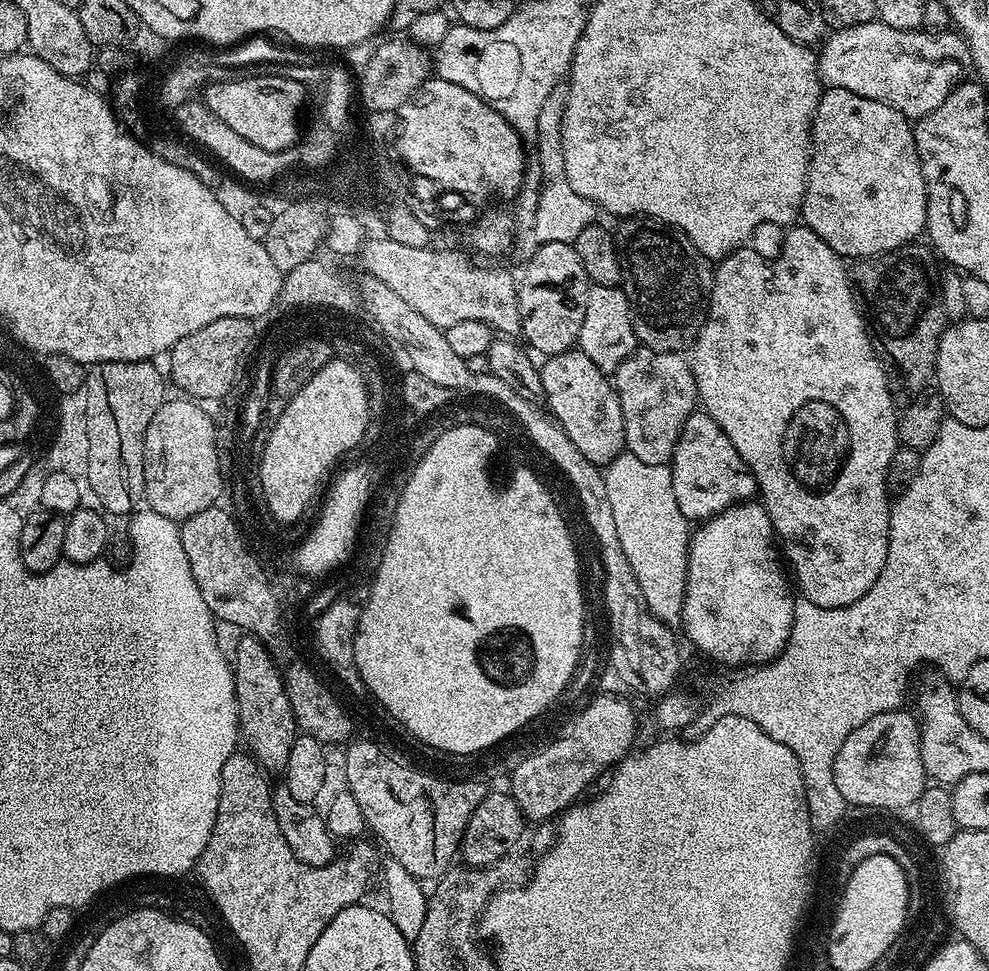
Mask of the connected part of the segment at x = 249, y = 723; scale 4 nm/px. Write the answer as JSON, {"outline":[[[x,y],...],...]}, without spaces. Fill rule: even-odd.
{"outline":[[[251,634],[241,635],[241,640],[236,644],[236,660],[234,656],[234,679],[236,682],[236,710],[238,713],[238,728],[242,733],[242,740],[244,740],[248,745],[246,745],[247,751],[250,753],[253,760],[256,761],[257,764],[260,765],[261,769],[265,773],[273,774],[272,772],[276,772],[276,774],[283,773],[284,767],[286,766],[286,762],[290,758],[290,750],[292,749],[292,744],[295,742],[296,737],[298,735],[298,725],[296,723],[296,715],[294,714],[294,710],[291,706],[291,700],[287,694],[287,687],[284,684],[284,679],[281,676],[280,667],[277,664],[277,661],[272,658],[271,654],[267,650],[267,646],[263,643],[263,641],[257,639],[255,636]]]}

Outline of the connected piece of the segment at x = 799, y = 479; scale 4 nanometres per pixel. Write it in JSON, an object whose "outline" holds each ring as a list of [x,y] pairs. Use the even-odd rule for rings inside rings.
{"outline":[[[792,226],[787,229],[787,232],[788,237],[784,240],[784,249],[781,250],[780,257],[773,264],[766,257],[751,252],[748,246],[741,247],[719,261],[712,281],[712,302],[708,305],[708,320],[704,323],[704,329],[701,330],[700,337],[691,349],[693,352],[692,356],[690,355],[690,363],[692,372],[696,375],[698,400],[703,411],[712,416],[714,422],[718,422],[718,426],[734,442],[734,448],[738,450],[742,462],[752,471],[752,477],[756,480],[759,493],[762,496],[764,494],[762,503],[768,509],[768,516],[772,519],[775,535],[779,539],[780,536],[784,539],[782,552],[786,560],[786,555],[788,555],[789,561],[787,560],[787,563],[790,565],[790,572],[794,577],[794,584],[798,592],[798,587],[800,587],[799,595],[823,608],[845,608],[847,604],[853,604],[855,600],[862,598],[866,594],[866,590],[870,590],[870,586],[876,581],[886,562],[888,518],[890,515],[888,463],[898,447],[896,435],[898,408],[895,408],[897,405],[894,403],[894,392],[890,387],[885,365],[870,339],[865,317],[864,320],[860,317],[862,308],[858,303],[858,296],[854,291],[849,269],[847,267],[844,269],[845,261],[807,226]],[[802,410],[810,410],[812,416],[810,416],[808,424],[802,428],[802,434],[798,434],[798,440],[794,442],[794,446],[788,442],[788,436],[786,436],[788,456],[784,454],[780,458],[782,430]]]}

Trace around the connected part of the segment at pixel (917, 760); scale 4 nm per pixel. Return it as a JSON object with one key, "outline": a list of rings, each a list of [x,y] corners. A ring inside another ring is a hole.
{"outline":[[[883,712],[854,730],[855,735],[840,753],[840,764],[837,765],[843,797],[868,805],[881,805],[885,810],[912,806],[912,797],[920,790],[921,782],[926,780],[920,756],[921,729],[896,725],[896,718],[896,712]]]}

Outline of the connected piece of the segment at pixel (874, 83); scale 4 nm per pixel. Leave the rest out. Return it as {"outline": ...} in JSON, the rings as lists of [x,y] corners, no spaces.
{"outline":[[[879,19],[868,24],[837,28],[818,48],[821,81],[834,88],[845,88],[854,94],[886,102],[903,116],[925,116],[942,106],[954,82],[961,79],[956,48],[942,37],[927,30],[907,32],[891,28],[881,24]]]}

